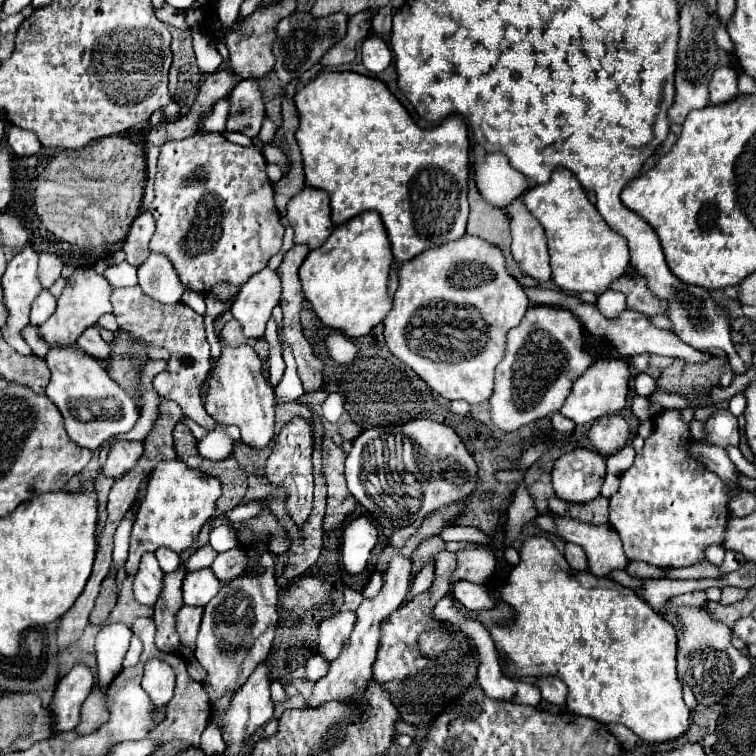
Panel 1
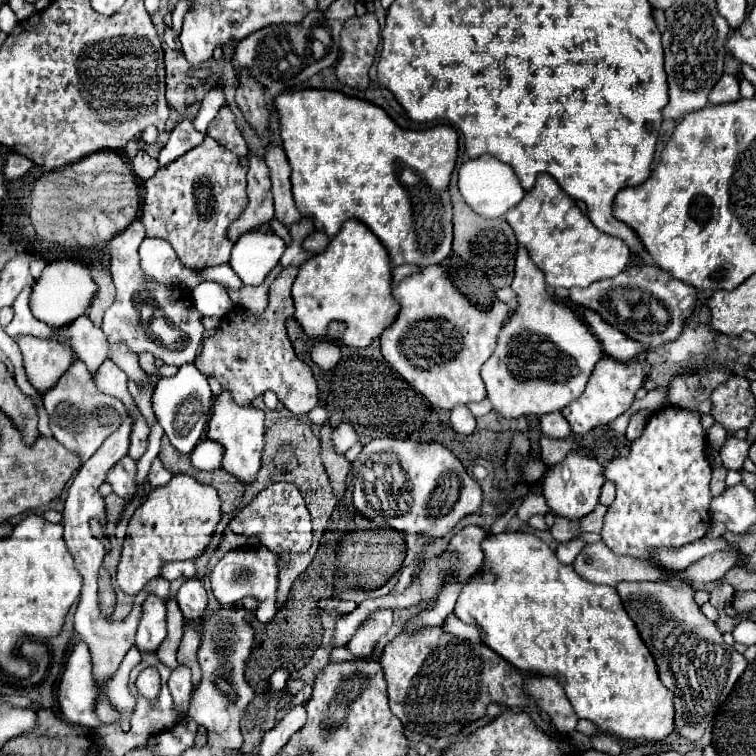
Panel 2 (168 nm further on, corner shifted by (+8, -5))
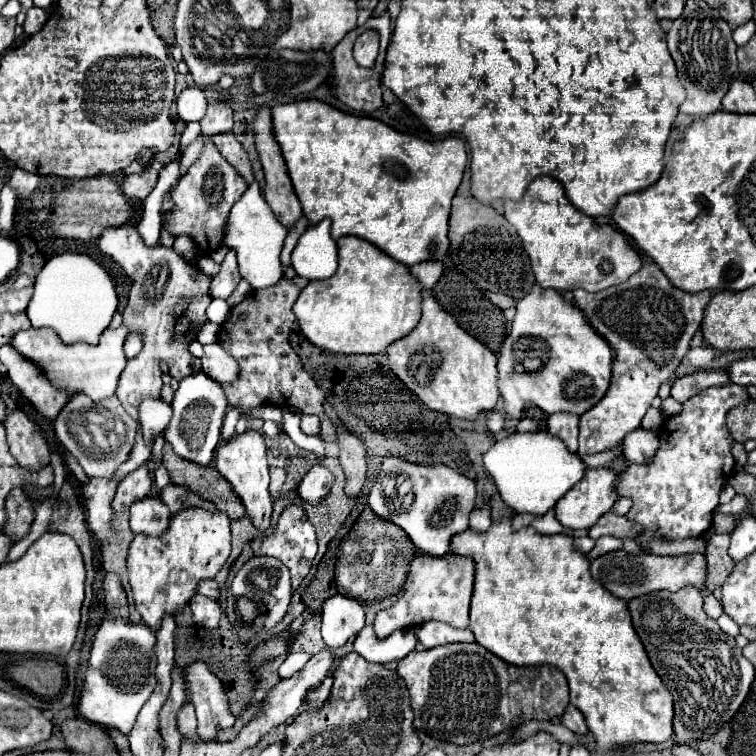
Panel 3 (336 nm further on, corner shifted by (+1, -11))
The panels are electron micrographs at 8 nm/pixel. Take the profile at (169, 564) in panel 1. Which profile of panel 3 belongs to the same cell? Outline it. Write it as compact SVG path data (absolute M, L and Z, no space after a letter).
M207 580L207 582L199 584L199 594L209 596L213 600L219 600L219 584L215 580Z

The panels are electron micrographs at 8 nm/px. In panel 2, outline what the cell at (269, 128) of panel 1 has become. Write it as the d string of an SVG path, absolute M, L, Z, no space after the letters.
M250 152L248 156L248 210L232 224L228 238L238 240L240 234L248 232L250 228L258 226L260 222L270 222L274 216L274 198L272 198L272 184L270 184L270 170L262 156Z

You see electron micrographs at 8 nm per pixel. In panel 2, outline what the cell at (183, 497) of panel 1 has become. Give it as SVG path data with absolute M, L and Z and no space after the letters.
M174 474L166 486L152 488L148 498L134 510L126 540L122 546L122 558L118 564L118 586L136 596L146 582L160 576L160 566L170 560L194 560L204 552L210 536L220 520L220 498L218 492L208 484L200 484L196 478L186 474Z

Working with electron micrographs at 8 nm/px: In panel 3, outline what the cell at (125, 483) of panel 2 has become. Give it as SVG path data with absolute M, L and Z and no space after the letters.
M149 496L147 500L139 500L139 504L131 506L129 524L133 534L145 534L145 536L163 536L169 528L171 512L161 502L161 498Z

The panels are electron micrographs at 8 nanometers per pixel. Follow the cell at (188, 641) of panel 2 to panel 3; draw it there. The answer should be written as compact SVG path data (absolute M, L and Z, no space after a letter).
M203 662L191 664L185 672L185 678L193 706L197 710L197 732L205 742L213 742L217 738L217 730L231 728L235 724L235 718L227 708L221 680L213 672L209 672Z

